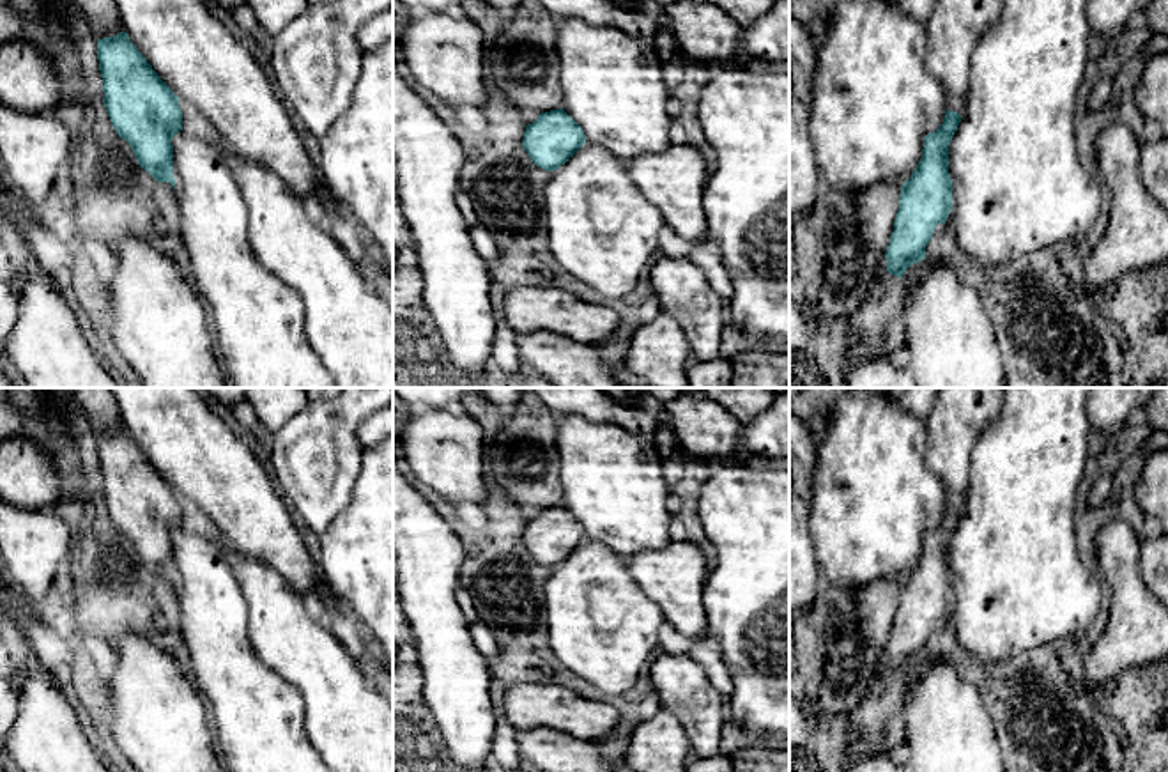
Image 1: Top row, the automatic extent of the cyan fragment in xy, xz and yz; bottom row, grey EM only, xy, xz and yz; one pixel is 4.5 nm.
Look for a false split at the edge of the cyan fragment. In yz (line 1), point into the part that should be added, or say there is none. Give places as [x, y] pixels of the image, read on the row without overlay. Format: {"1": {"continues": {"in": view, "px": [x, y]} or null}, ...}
{"1": {"continues": null}}

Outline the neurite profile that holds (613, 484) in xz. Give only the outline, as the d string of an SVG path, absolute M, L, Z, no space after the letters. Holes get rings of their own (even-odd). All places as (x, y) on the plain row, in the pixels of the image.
M566 414L559 418L556 448L563 506L580 522L588 540L605 544L621 558L671 542L669 526L676 506L671 483L662 473L664 459L651 437L580 414Z

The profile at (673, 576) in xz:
M671 540L660 549L628 556L626 567L641 590L683 636L694 641L710 634L703 604L708 568L699 545Z

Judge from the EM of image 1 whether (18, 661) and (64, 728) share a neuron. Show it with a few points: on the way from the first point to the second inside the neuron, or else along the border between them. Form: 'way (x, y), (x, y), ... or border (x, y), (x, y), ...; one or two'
way (23, 677), (48, 712); one

